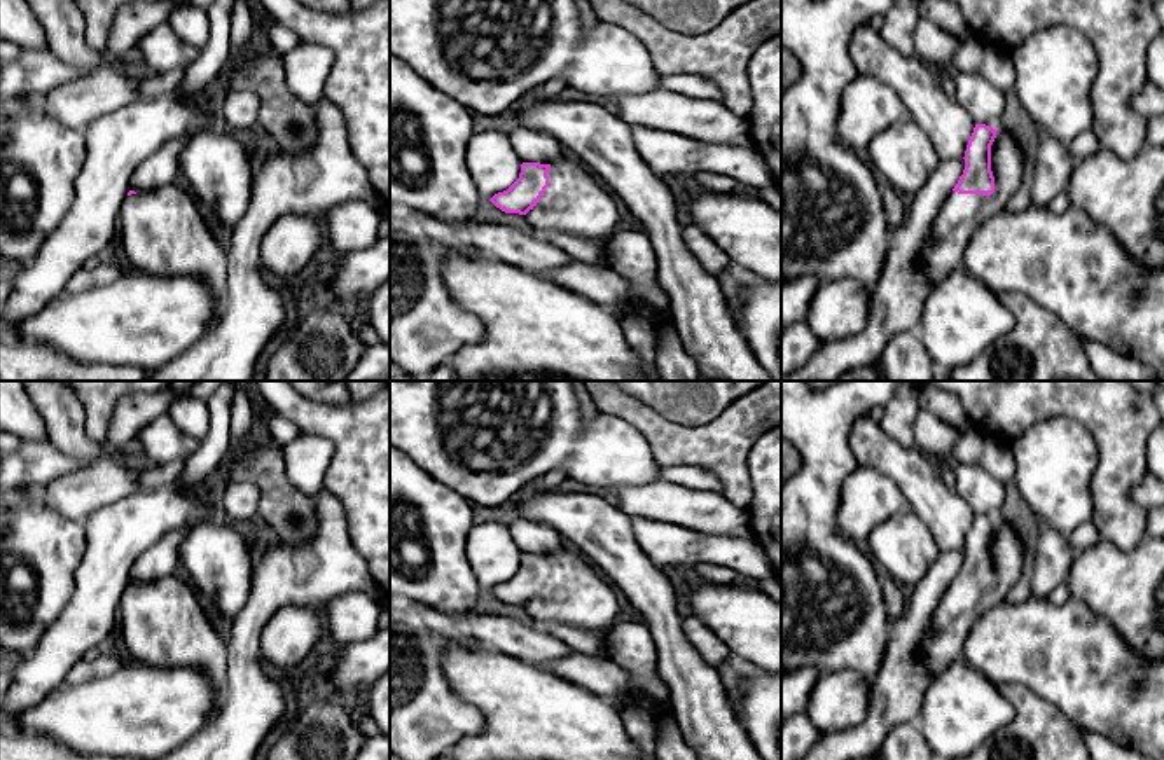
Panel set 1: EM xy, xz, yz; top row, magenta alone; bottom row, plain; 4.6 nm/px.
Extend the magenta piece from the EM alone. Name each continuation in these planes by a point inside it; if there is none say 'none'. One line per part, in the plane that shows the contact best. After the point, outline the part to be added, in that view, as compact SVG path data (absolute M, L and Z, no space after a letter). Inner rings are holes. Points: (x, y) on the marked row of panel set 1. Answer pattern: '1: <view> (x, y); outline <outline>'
1: yz (960, 215); outline M998 129L991 145L991 171L994 192L951 192L939 208L923 250L925 274L932 287L961 267L972 234L991 217L1007 208L1008 199L1022 182L1024 152L1019 142Z

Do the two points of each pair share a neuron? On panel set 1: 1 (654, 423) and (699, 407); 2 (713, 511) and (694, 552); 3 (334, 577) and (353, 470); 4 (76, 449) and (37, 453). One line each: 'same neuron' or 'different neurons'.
1: different neurons
2: different neurons
3: different neurons
4: different neurons

